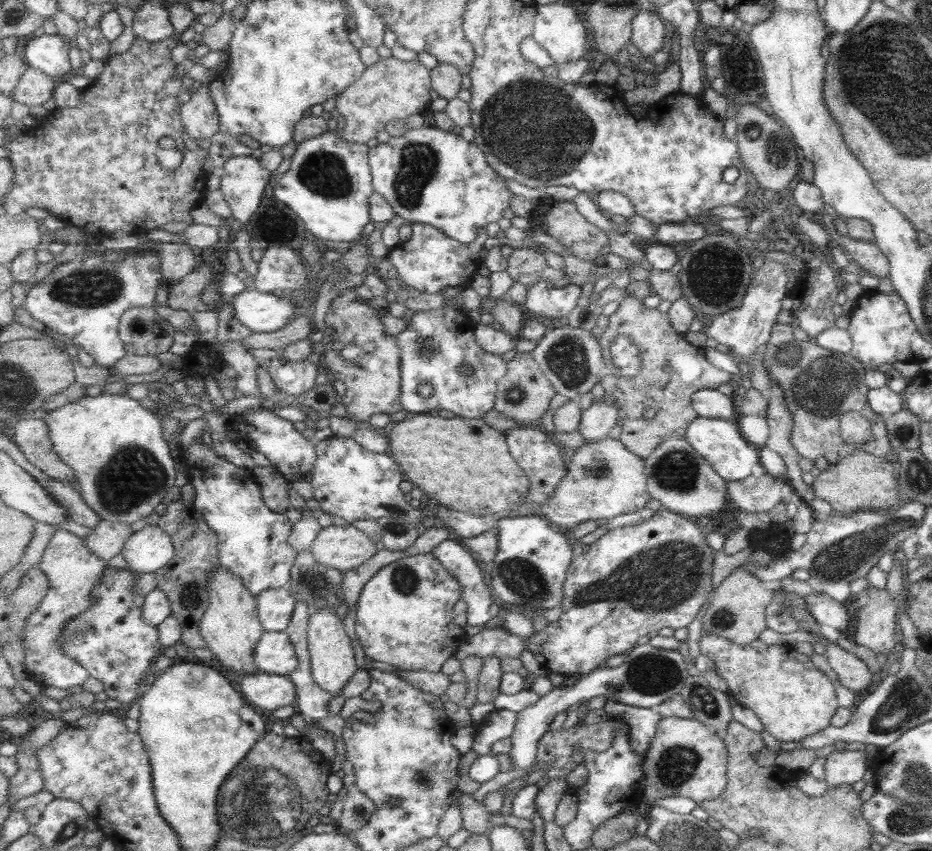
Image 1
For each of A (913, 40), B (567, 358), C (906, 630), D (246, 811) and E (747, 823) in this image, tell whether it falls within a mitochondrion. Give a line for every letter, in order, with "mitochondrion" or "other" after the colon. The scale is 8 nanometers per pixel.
A: mitochondrion
B: mitochondrion
C: other
D: mitochondrion
E: other

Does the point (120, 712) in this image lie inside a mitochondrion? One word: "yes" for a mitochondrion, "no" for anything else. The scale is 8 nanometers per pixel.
no

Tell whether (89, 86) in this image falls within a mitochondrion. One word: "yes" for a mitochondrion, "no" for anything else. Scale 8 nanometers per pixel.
no

